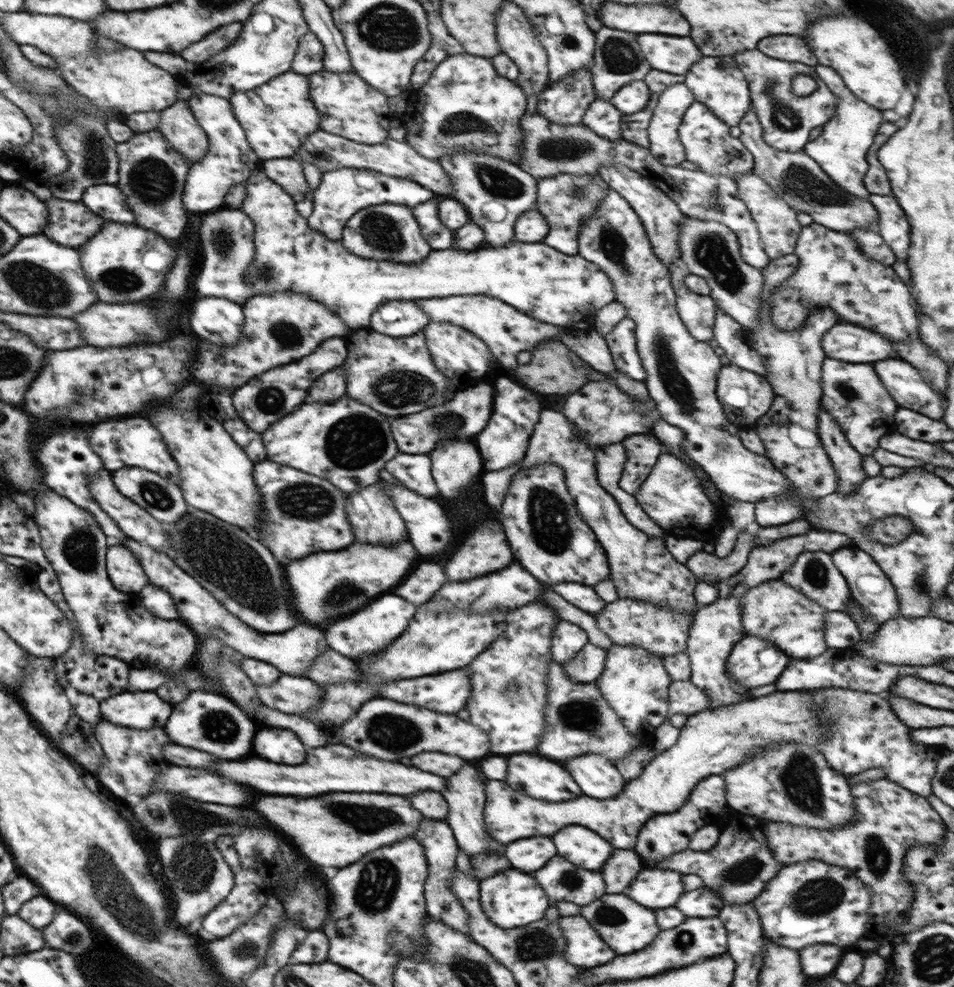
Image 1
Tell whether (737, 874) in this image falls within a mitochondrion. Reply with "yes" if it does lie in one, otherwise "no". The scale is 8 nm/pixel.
yes

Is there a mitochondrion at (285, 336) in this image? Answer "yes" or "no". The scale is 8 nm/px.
yes

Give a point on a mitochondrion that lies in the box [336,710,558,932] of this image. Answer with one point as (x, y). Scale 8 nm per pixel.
(378, 881)

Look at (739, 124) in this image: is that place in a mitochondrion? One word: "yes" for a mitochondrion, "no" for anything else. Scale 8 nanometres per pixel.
no

